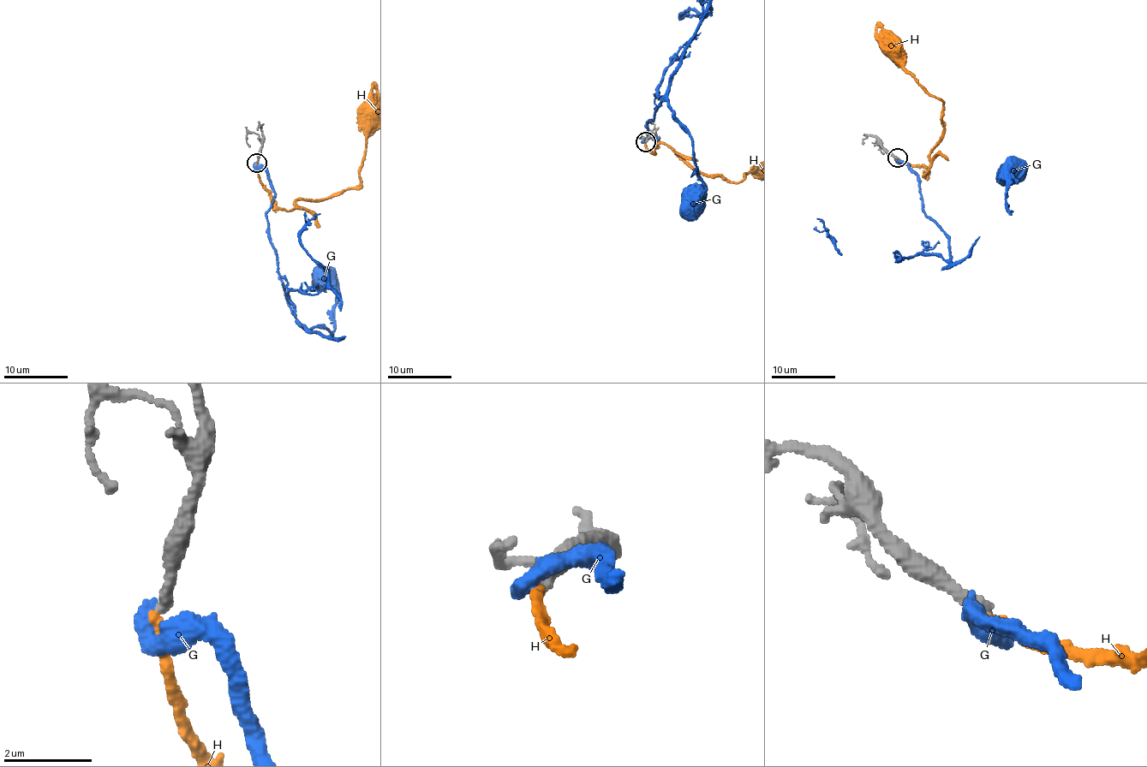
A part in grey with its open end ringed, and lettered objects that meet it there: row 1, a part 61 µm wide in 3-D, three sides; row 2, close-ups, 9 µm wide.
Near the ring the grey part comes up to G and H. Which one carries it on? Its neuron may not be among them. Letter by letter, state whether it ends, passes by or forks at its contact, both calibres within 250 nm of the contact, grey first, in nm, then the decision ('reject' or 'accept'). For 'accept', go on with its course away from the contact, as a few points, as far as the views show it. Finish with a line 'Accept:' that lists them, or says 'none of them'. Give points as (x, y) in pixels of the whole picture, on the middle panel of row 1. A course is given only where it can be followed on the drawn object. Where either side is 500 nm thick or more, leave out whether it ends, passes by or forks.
G: it ends; calibres 280 and 360 nm; reject
H: it ends; calibres 280 and 200 nm; reject
Accept: none of them

